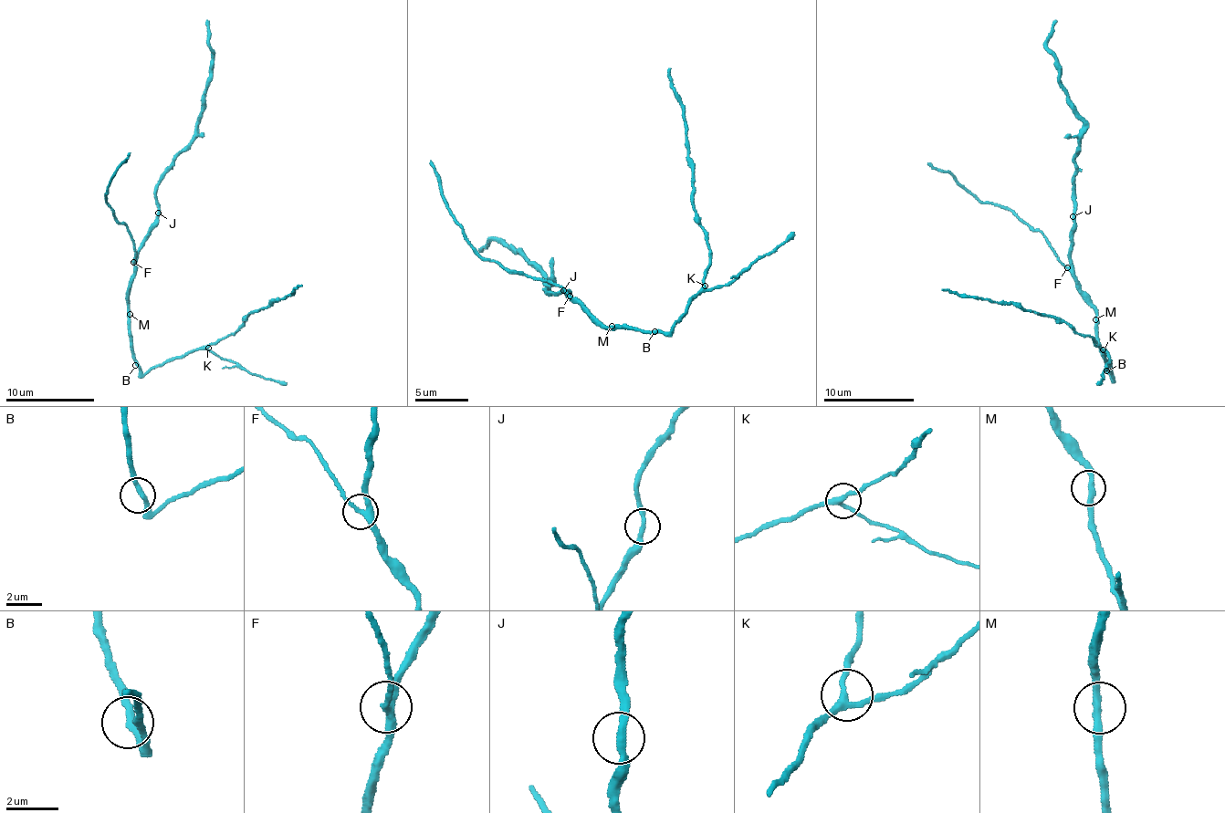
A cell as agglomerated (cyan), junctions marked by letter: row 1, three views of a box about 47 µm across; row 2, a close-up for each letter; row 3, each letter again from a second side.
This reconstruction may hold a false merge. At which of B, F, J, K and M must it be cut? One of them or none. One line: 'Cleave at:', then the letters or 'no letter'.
Cleave at: no letter

